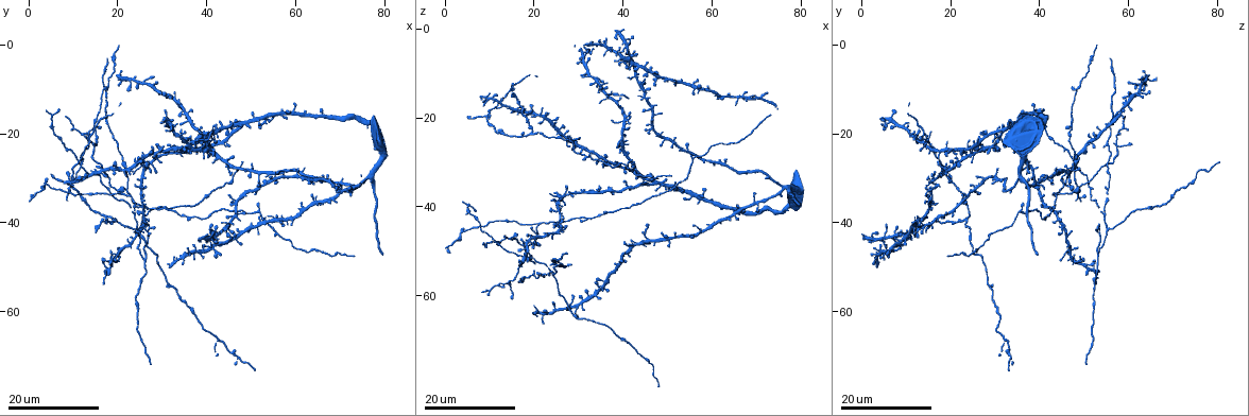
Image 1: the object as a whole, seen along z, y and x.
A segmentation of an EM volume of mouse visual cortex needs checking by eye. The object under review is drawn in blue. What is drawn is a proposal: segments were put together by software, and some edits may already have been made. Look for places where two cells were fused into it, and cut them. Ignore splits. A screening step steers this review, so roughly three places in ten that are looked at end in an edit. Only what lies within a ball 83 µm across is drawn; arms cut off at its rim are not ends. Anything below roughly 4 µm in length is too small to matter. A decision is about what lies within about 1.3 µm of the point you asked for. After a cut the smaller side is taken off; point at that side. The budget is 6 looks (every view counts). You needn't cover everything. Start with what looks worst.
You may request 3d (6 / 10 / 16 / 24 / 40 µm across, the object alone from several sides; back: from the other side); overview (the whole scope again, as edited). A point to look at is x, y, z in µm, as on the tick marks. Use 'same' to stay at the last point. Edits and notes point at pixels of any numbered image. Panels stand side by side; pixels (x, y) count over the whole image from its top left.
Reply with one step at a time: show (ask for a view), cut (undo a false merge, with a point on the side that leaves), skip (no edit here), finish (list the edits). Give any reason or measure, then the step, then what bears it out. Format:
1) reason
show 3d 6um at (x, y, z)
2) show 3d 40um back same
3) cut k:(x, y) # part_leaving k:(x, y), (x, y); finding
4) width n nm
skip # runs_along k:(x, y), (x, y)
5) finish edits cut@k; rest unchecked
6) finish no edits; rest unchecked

four or more arms meet
show 3d 16um at (36.0, 22.5, 14.0)

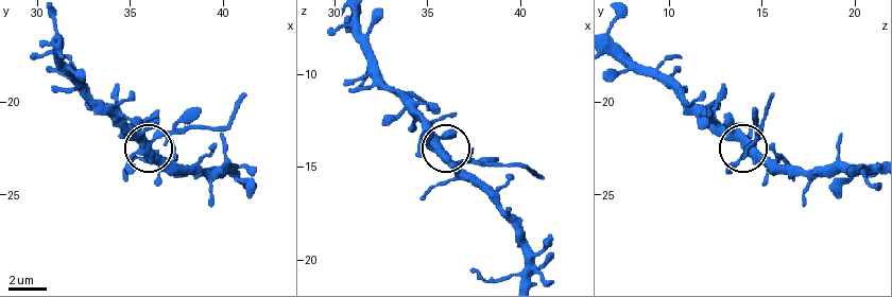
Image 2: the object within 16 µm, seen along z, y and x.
closer look
show 3d 10um at (35.8, 22.2, 14.4)

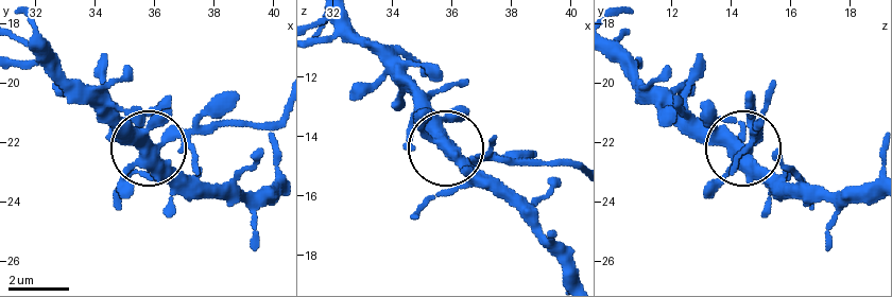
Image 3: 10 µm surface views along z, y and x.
arms 4
cut 3:(216, 103) # part_leaving 3:(186, 132), (275, 121); two cells meet here

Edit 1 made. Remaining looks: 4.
show overview

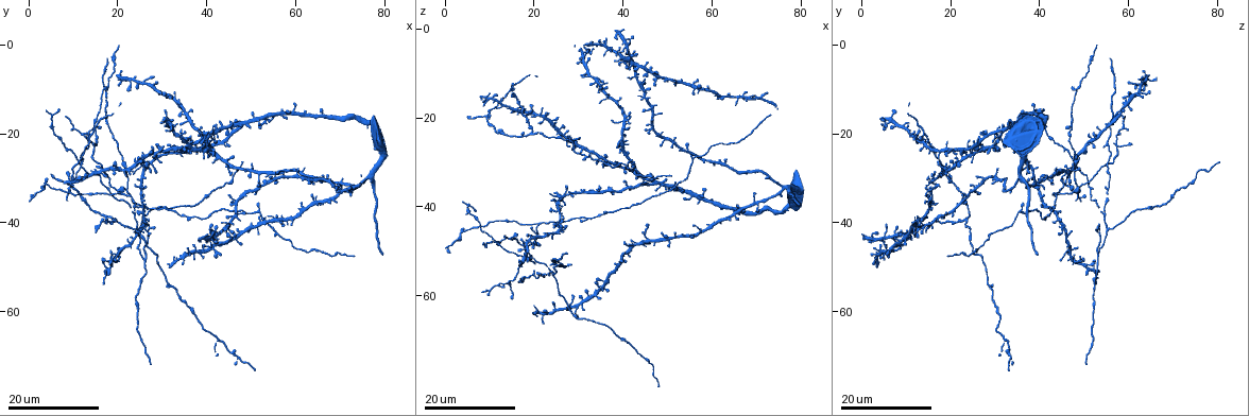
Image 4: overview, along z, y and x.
show 3d 24um at (26.0, 48.0, 53.0)

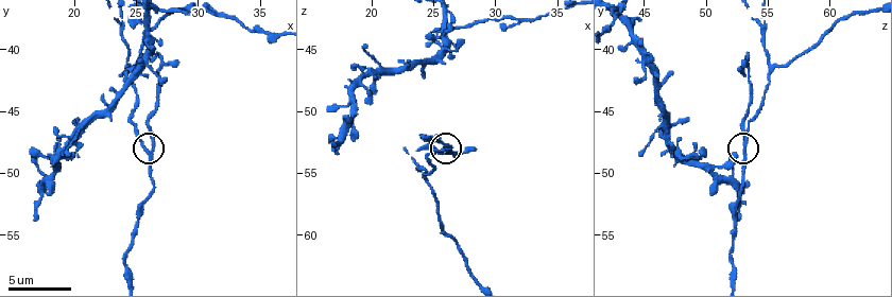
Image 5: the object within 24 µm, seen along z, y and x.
show 3d 6um at (26.4, 47.8, 53.0)

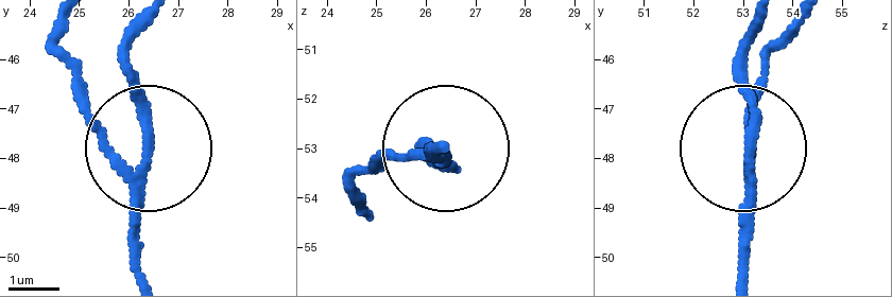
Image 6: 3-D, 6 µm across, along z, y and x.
cut 6:(137, 117) # part_leaving 6:(140, 179), (132, 18); a second cell is stuck on

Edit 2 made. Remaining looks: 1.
finish edits cut@3, cut@6; rest unchecked

